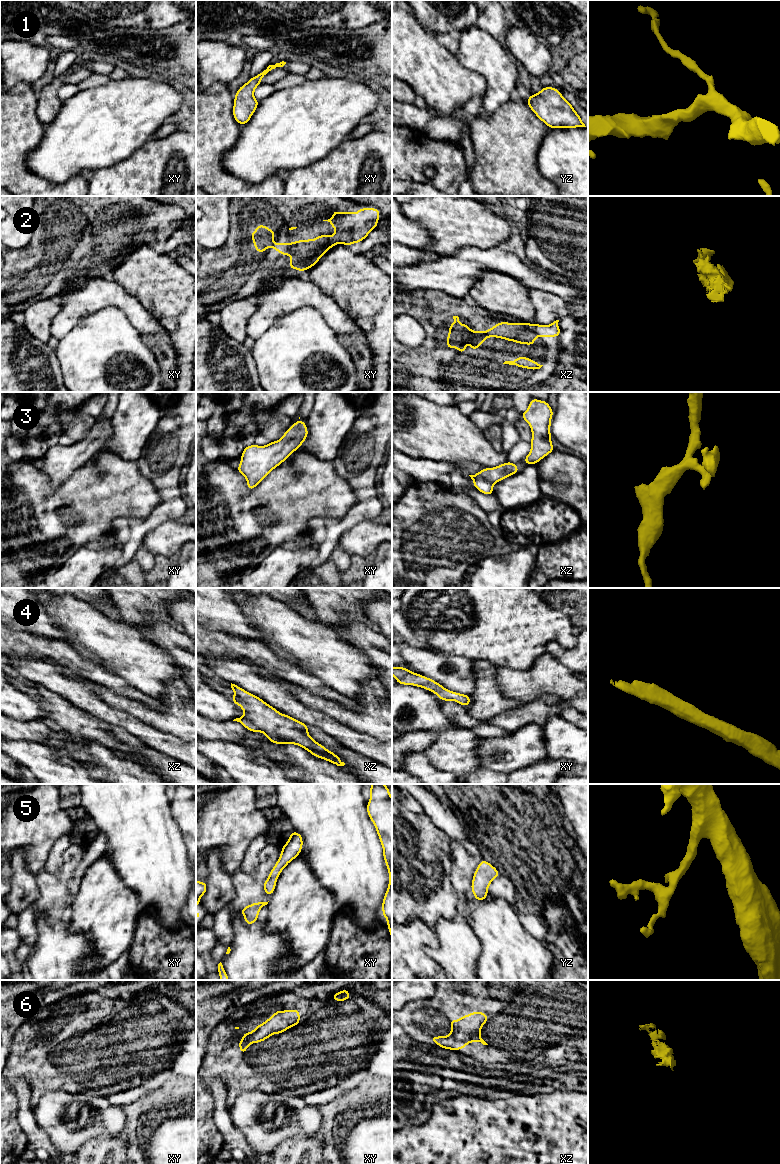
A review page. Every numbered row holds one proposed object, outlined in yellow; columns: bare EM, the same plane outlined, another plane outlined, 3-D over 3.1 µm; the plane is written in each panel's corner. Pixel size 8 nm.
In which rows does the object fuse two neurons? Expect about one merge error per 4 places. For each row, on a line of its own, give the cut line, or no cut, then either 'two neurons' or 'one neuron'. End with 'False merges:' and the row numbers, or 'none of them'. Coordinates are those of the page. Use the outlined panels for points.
1: no cut; one neuron
2: no cut; one neuron
3: no cut; one neuron
4: no cut; one neuron
5: no cut; one neuron
6: no cut; one neuron
False merges: none of them

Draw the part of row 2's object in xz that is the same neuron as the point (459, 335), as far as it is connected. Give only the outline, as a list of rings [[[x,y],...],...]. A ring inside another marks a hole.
[[[453,316],[454,323],[449,324],[447,335],[447,349],[457,348],[459,354],[465,353],[467,343],[471,343],[474,352],[488,337],[502,338],[506,341],[514,341],[517,344],[534,345],[536,337],[559,337],[561,330],[559,320],[550,325],[500,322],[485,332],[473,331],[467,324],[461,324],[458,316]]]

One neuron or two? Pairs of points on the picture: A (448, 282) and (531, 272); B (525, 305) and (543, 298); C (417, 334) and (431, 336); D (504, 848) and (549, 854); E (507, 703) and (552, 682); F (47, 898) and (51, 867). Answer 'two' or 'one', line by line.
A: one
B: two
C: two
D: one
E: two
F: two

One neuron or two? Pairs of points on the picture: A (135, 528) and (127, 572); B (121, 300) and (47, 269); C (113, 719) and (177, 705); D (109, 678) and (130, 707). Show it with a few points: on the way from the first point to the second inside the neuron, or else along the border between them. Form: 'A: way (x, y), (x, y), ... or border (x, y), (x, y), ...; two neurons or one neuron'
A: border (132, 558), (120, 566), (111, 567), (107, 570); two neurons
B: border (82, 269), (66, 285); two neurons
C: border (111, 706), (131, 713), (153, 727); two neurons
D: border (101, 685), (123, 696), (136, 698), (144, 703); two neurons

